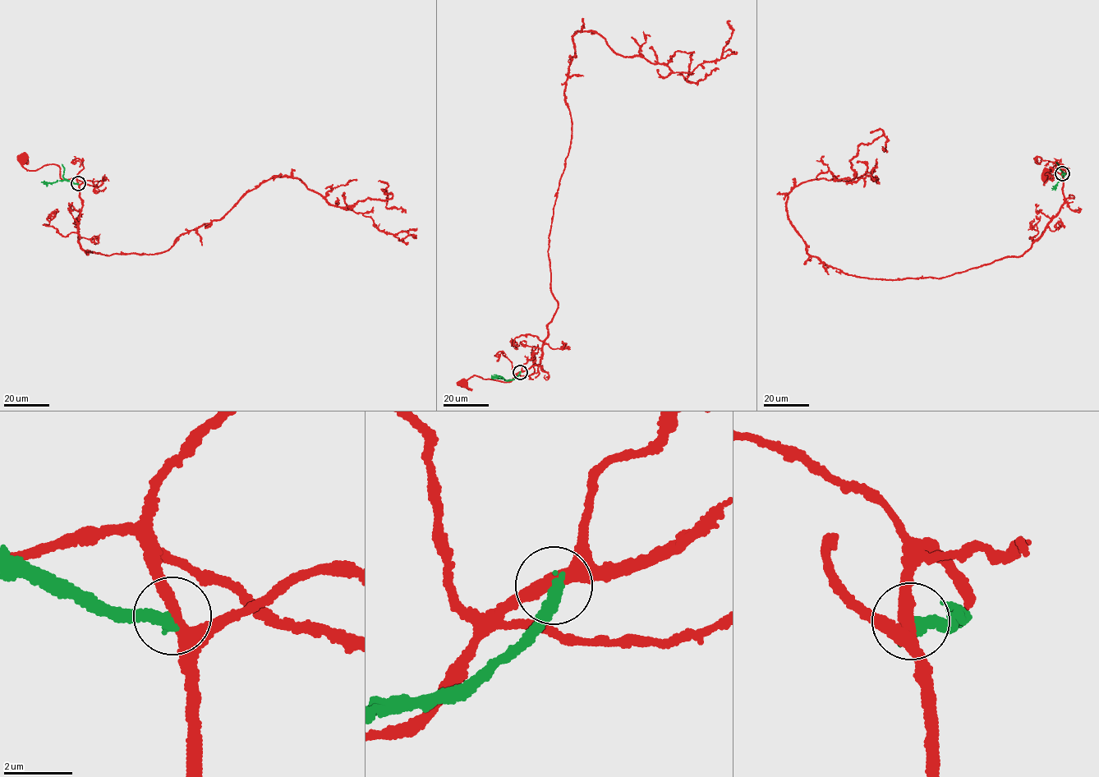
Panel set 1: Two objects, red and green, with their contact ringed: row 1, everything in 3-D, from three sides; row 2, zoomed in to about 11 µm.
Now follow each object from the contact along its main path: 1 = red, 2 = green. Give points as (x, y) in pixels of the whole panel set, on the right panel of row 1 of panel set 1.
1: (1062, 174), (1063, 169), (1065, 172), (1056, 165), (1043, 184), (1046, 176)
2: (1062, 174), (1051, 188)

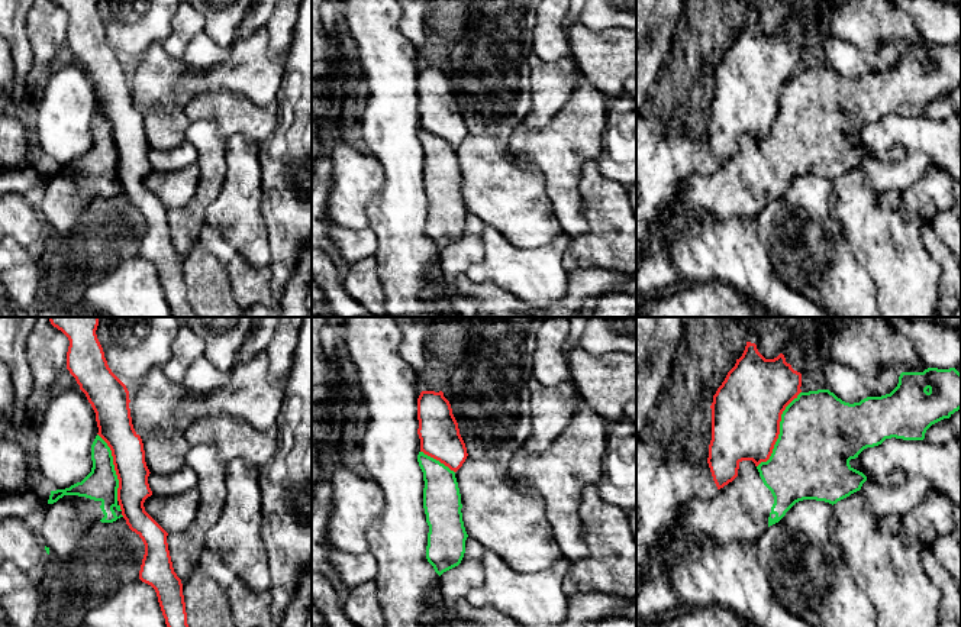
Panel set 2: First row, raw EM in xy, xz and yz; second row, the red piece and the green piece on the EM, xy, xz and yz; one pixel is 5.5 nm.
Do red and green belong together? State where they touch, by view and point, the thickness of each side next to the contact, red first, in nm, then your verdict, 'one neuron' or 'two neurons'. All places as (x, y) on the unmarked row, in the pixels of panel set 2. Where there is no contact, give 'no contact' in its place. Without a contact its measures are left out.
yz (779, 106) | 380/440 nm | two neurons

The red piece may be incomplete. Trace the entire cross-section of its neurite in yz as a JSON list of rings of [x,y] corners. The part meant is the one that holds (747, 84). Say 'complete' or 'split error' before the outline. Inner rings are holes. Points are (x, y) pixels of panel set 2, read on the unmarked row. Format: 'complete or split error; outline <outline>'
complete; outline [[[746,17],[745,26],[713,71],[712,116],[707,139],[717,165],[738,152],[739,139],[752,136],[755,142],[767,138],[780,110],[781,90],[802,68],[802,49],[786,38],[783,29],[765,35],[755,19]]]

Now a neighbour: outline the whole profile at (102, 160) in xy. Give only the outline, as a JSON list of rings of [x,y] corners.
[[[99,110],[91,120],[91,136],[91,148],[70,164],[51,167],[43,185],[39,214],[54,236],[67,235],[91,200],[123,193],[112,126]]]

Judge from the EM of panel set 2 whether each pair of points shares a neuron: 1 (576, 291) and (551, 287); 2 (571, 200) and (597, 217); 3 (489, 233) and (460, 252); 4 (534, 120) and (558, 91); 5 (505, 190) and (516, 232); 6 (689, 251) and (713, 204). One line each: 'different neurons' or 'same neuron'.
1: different neurons
2: different neurons
3: different neurons
4: same neuron
5: same neuron
6: different neurons

